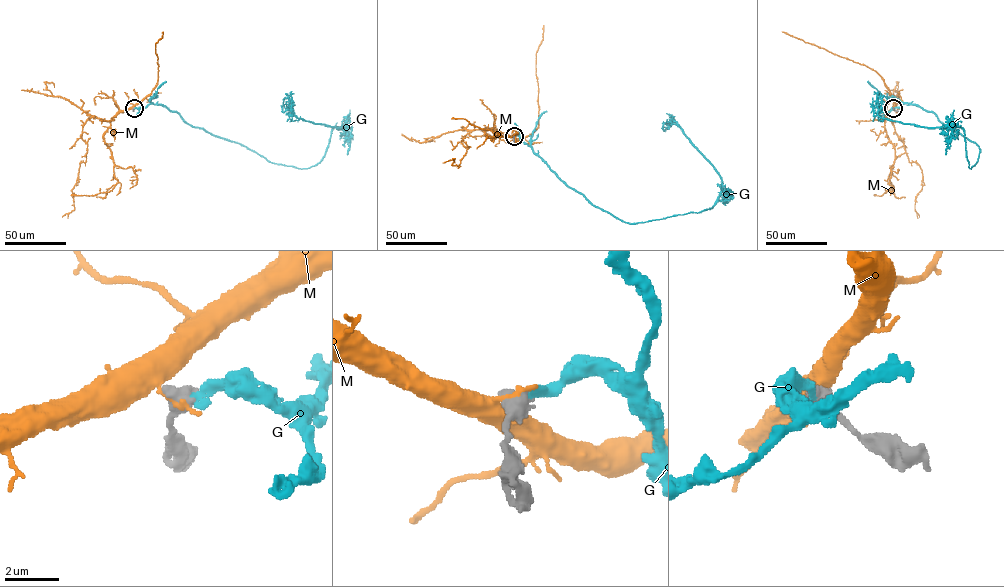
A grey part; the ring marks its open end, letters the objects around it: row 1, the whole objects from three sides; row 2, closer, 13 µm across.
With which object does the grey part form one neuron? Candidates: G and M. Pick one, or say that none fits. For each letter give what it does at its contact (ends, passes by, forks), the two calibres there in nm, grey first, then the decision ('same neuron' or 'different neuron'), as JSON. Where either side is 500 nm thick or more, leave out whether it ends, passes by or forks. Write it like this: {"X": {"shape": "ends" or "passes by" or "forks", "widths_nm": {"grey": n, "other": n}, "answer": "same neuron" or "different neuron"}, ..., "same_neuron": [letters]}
{"G": {"widths_nm": {"grey": 650, "other": 320}, "answer": "same neuron"}, "M": {"widths_nm": {"grey": 700, "other": 200}, "answer": "different neuron"}, "same_neuron": ["G"]}

